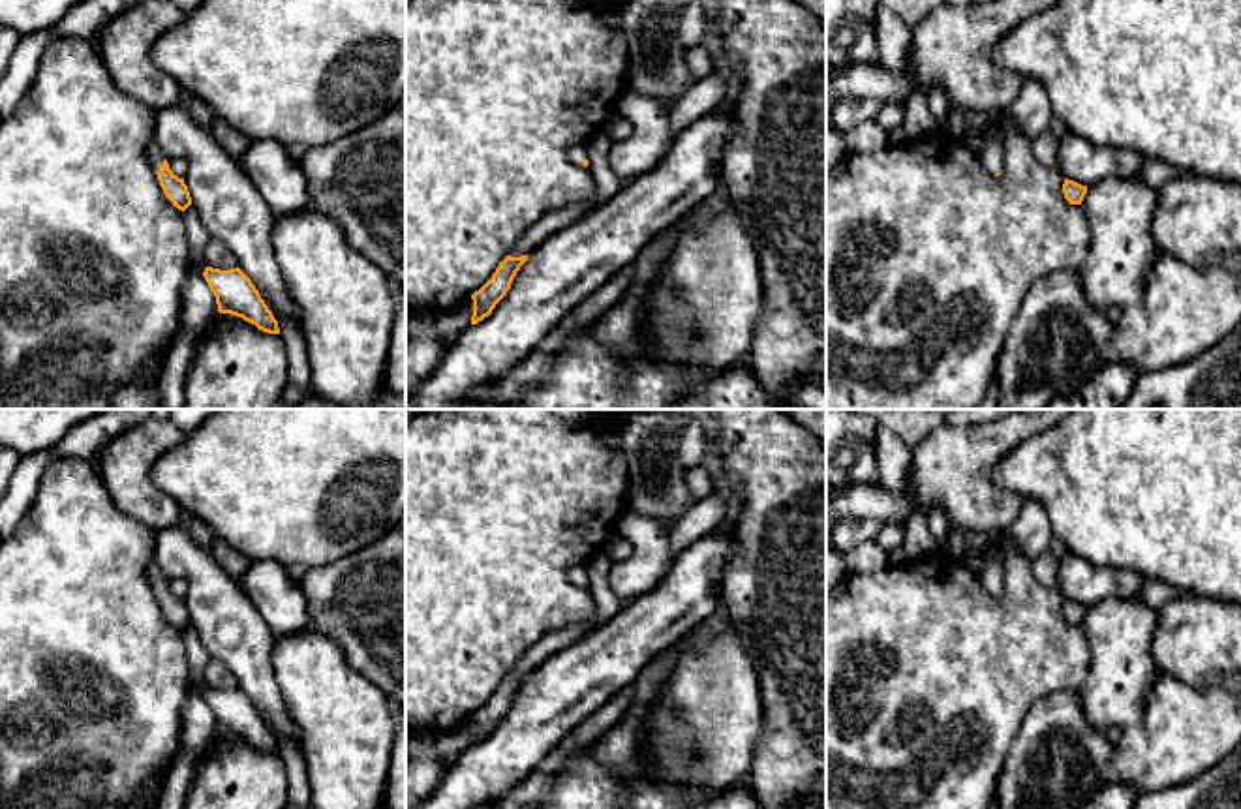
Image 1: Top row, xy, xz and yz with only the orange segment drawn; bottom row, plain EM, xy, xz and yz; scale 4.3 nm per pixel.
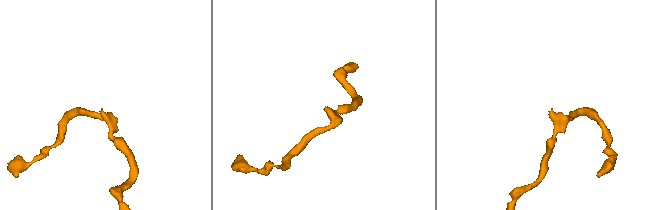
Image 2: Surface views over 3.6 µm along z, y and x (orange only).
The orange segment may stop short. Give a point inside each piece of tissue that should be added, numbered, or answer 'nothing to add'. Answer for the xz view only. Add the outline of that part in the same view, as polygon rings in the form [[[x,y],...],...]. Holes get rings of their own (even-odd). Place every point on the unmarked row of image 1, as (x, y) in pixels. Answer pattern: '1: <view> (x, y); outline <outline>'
1: xz (577, 575); outline [[[578,565],[569,571],[569,580],[576,586],[582,586],[584,580],[588,580],[588,572],[584,565]]]

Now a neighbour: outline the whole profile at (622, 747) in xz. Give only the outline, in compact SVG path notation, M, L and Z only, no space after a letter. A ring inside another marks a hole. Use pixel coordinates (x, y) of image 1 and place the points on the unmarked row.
M700 623L668 649L659 653L636 678L635 696L629 711L593 743L593 756L618 775L640 773L640 760L646 751L646 711L668 678L682 648L698 648L708 636Z

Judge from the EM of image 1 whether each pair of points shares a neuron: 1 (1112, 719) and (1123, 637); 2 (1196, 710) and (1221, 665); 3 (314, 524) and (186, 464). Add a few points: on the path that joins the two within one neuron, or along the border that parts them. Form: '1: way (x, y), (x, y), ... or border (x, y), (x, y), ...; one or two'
1: way (1112, 699), (1121, 678), (1121, 657); one
2: border (1168, 672), (1196, 687), (1221, 687); two
3: way (282, 492), (263, 473), (218, 473); one

